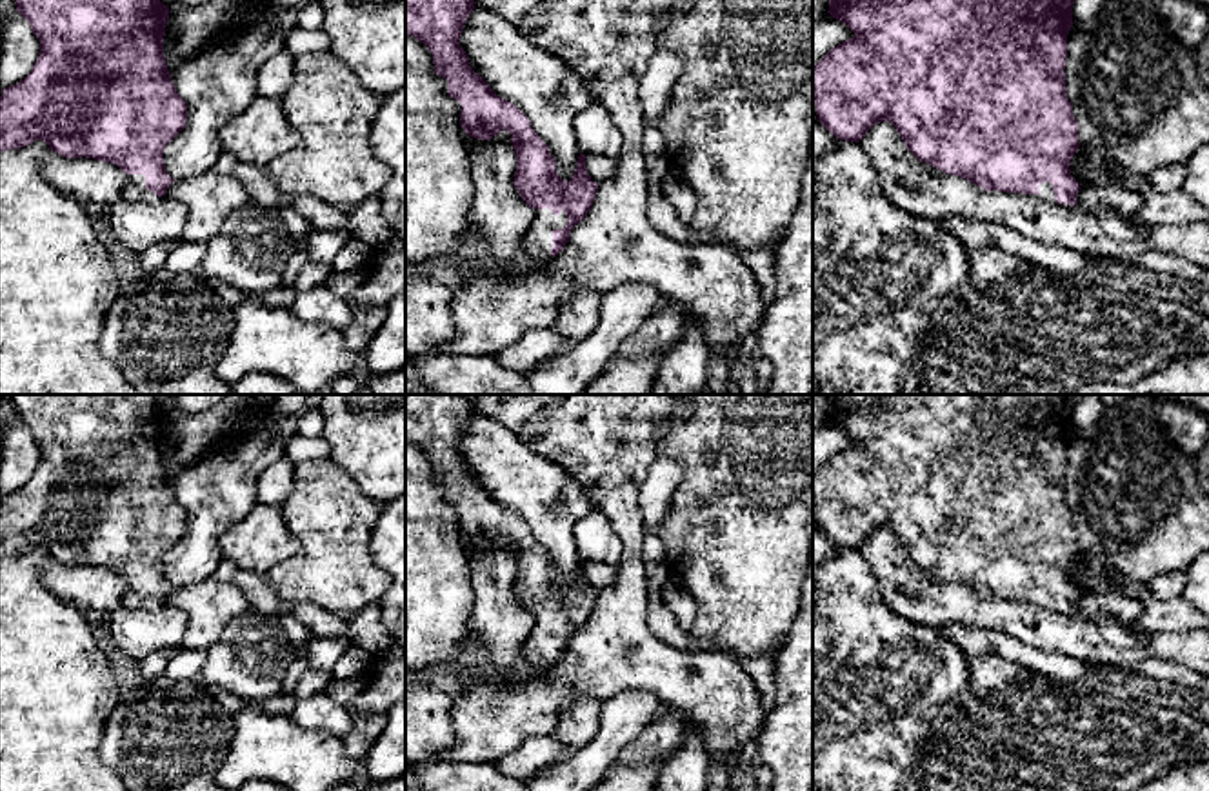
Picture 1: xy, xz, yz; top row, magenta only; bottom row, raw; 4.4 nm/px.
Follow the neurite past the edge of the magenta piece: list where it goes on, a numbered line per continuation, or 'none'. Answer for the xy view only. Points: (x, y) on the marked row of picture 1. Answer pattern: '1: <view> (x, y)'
1: xy (135, 191)

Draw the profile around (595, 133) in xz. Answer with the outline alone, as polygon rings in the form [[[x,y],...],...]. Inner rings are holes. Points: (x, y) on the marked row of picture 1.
[[[595,104],[575,116],[573,135],[582,155],[604,155],[618,158],[622,151],[622,135],[611,115]]]

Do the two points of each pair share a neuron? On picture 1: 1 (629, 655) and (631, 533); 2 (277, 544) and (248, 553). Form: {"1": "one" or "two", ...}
{"1": "one", "2": "one"}

